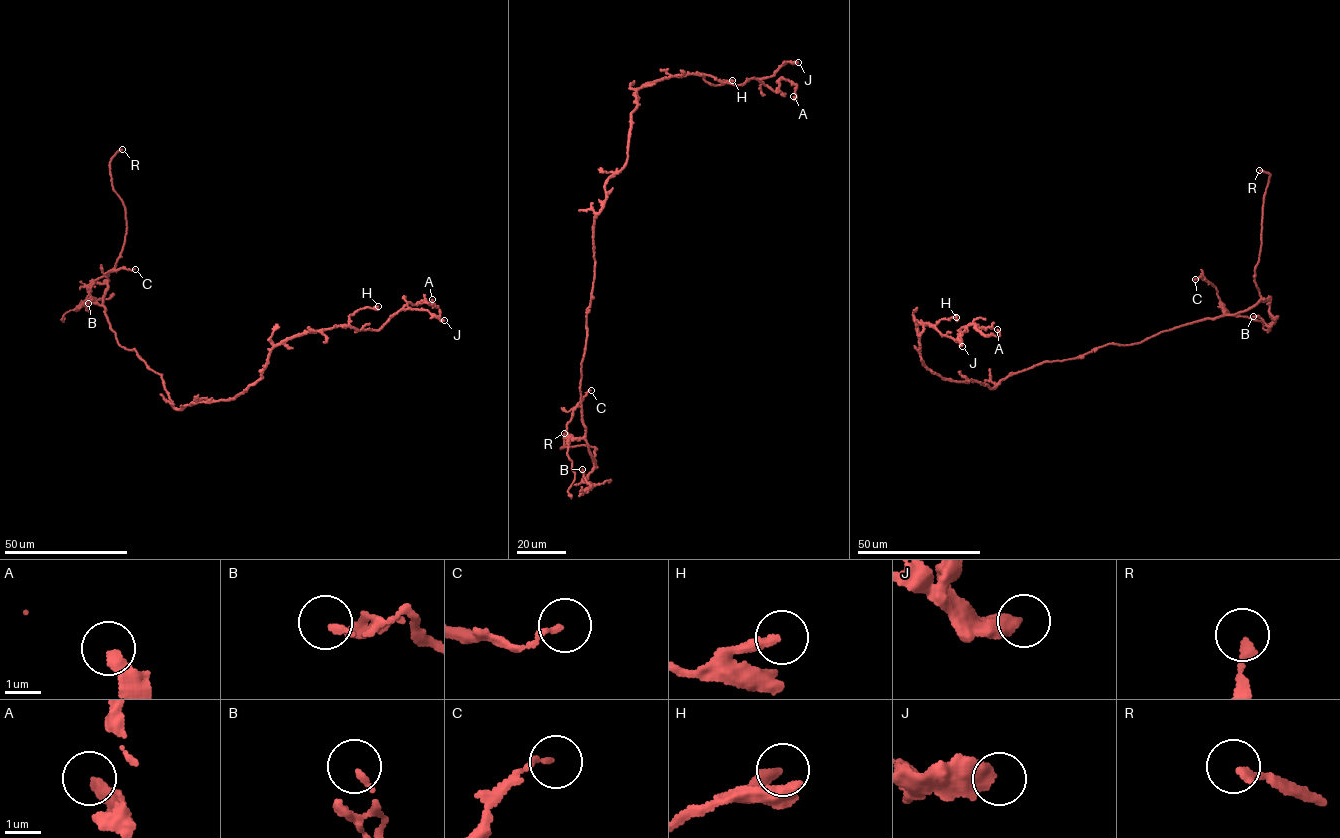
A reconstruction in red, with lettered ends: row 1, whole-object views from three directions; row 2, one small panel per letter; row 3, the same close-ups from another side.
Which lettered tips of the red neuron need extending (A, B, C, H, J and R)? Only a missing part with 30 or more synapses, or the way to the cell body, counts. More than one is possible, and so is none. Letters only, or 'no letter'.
R

